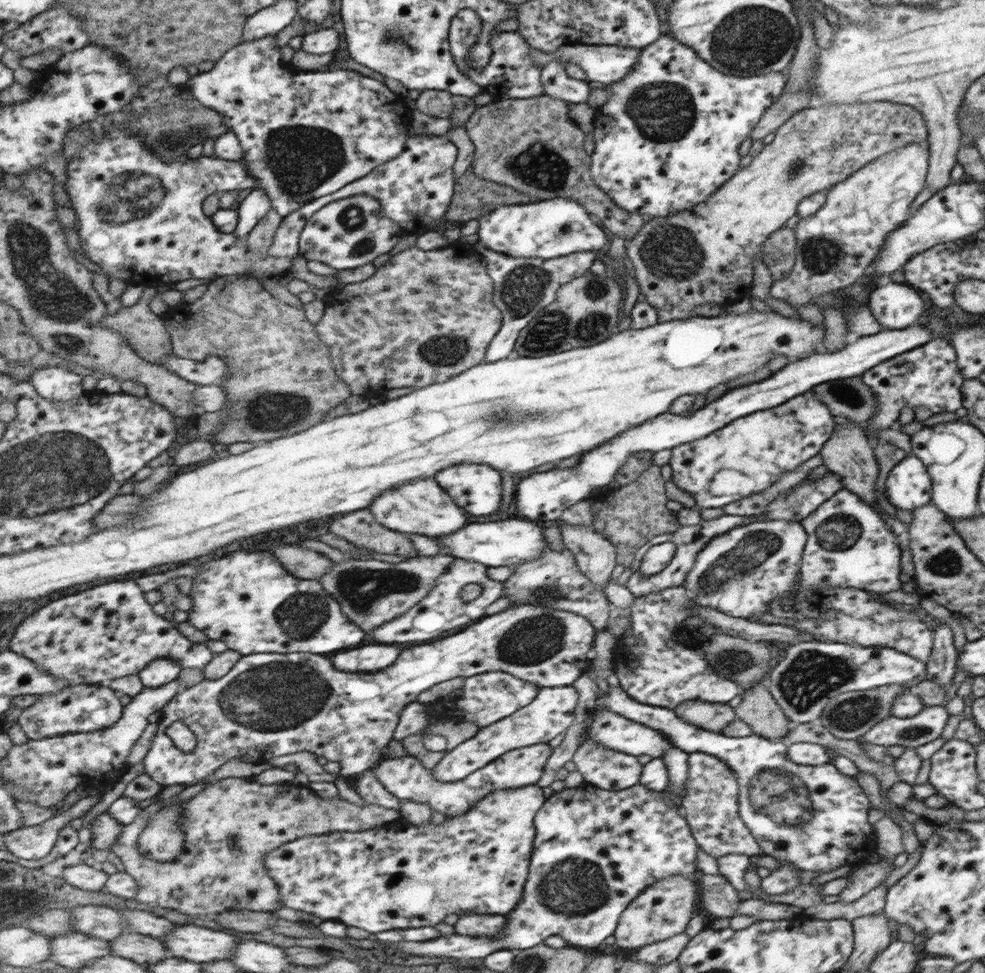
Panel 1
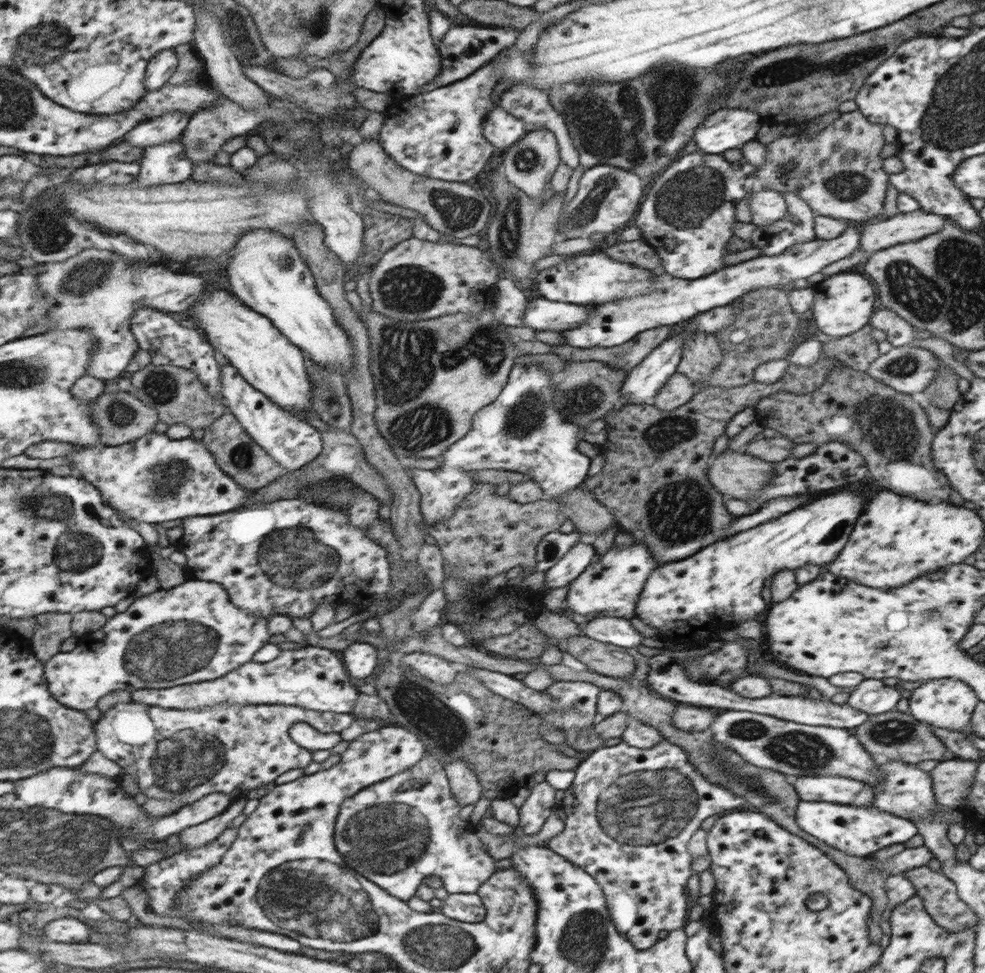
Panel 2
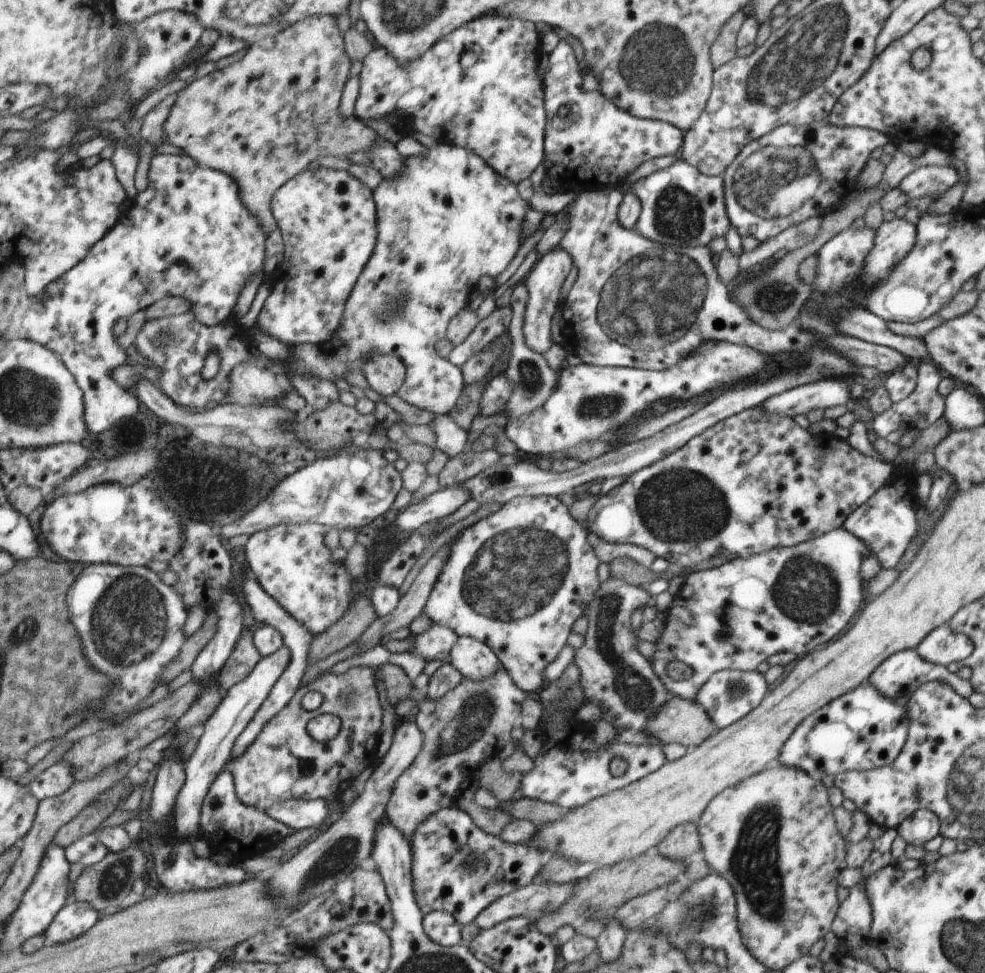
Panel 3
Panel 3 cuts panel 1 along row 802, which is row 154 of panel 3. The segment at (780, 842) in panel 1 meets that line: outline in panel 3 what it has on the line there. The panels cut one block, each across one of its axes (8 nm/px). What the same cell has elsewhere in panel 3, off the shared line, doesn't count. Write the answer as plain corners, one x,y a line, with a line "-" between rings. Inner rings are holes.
825,120
813,122
809,126
799,125
797,127
796,125
785,124
771,130
768,134
745,145
744,149
740,151
740,155
721,175
723,179
724,207
727,208
727,219
731,224
731,228
737,230
739,237
752,236
761,243
769,238
776,237
779,232
786,230
789,226
794,226
812,217
823,217
826,213
832,212
836,208
835,206
839,206
841,200
847,200
849,194
853,194
853,190
857,190
857,186
861,186
861,174
865,174
865,166
869,166
869,159
873,158
873,150
877,150
877,147
882,147
887,143
887,138
880,131
861,127
841,128
831,126

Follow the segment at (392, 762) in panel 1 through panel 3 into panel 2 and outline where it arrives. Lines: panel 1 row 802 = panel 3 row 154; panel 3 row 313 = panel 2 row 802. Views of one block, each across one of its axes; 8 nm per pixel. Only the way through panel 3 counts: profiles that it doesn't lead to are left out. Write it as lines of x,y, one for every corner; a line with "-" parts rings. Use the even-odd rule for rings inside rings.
425,752
421,755
421,759
417,763
413,764
411,767
389,777
389,780
381,780
381,784
371,784
369,788
362,788
357,791
357,794
351,799
347,799
341,808
341,813
337,816
337,824
335,828
335,843
337,843
337,849
343,853
345,857
345,866
347,868
355,869
357,873
363,875
365,879
373,881
381,889
385,889
389,895
401,899
401,901
406,901
409,896
415,894
415,888
421,884
423,878
428,876
438,876
441,879
441,884
448,894
451,893
475,893
477,887
487,880
496,870
495,870
495,859
489,856
489,853
485,851
485,847
481,845
479,837
475,836
473,838
473,828
471,828
470,822
463,822
459,818
459,806
457,802
453,799
451,795
451,789
449,788
449,783
445,774
444,765
441,761
437,760
433,755

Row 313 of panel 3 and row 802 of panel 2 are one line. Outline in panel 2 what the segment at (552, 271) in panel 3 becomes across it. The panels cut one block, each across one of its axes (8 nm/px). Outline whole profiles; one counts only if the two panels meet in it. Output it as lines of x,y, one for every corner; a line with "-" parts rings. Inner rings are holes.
546,781
533,785
524,804
519,808
519,824
516,830
520,834
527,835
539,832
541,824
551,814
553,802
555,802
555,790

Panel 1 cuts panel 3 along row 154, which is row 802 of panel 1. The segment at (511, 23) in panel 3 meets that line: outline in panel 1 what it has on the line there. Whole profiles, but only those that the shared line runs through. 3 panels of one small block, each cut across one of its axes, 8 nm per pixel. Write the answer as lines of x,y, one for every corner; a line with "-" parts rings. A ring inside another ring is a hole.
536,783
521,788
502,788
485,795
467,813
460,814
459,816
447,816
447,820
440,822
439,825
433,825
429,822
426,825
416,826
405,820
396,819
388,825
373,827
372,829
365,829
359,832
309,835
276,848
264,859
266,860
266,867
270,875
273,876
280,887
281,900
285,907
314,914
323,921
341,921
367,932
383,932
383,930
395,930
395,928
433,927
435,924
445,924
445,920
449,920
449,914
457,914
458,916
461,913
506,915
517,906
521,898
534,839
533,817
548,798
549,796
545,796
545,788
539,788

